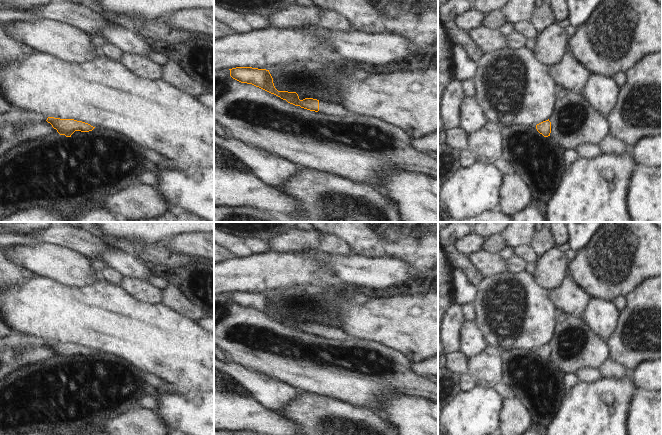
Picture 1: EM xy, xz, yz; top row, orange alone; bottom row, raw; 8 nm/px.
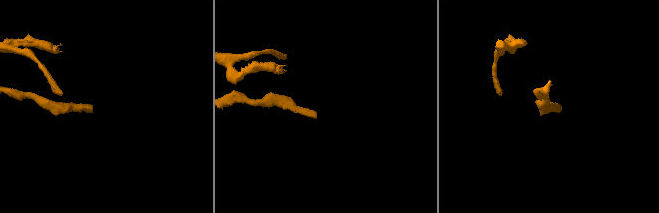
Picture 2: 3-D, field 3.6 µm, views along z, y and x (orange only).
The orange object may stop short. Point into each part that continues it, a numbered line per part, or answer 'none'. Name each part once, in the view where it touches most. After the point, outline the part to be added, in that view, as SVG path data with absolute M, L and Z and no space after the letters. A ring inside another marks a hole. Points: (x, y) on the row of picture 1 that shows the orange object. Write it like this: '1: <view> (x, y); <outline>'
1: xz (330, 95); M332 80L329 81L328 89L299 89L296 93L298 94L300 100L305 98L313 98L336 105L339 104L336 84Z

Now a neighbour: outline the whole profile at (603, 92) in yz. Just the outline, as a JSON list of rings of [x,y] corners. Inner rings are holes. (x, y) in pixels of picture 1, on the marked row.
[[[591,75],[585,86],[583,95],[600,113],[609,116],[617,106],[621,88],[615,78],[604,75]]]

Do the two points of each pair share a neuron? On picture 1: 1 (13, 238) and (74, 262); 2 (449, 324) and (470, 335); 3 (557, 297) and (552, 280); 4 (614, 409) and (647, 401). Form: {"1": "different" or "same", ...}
{"1": "different", "2": "different", "3": "different", "4": "different"}

